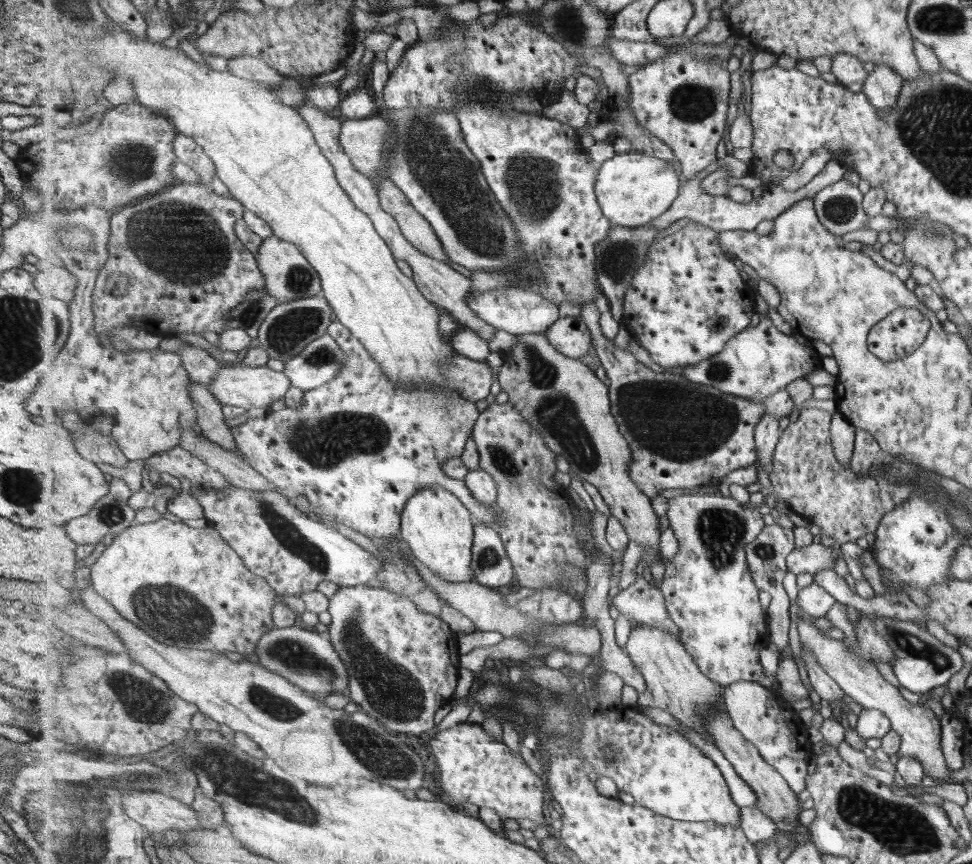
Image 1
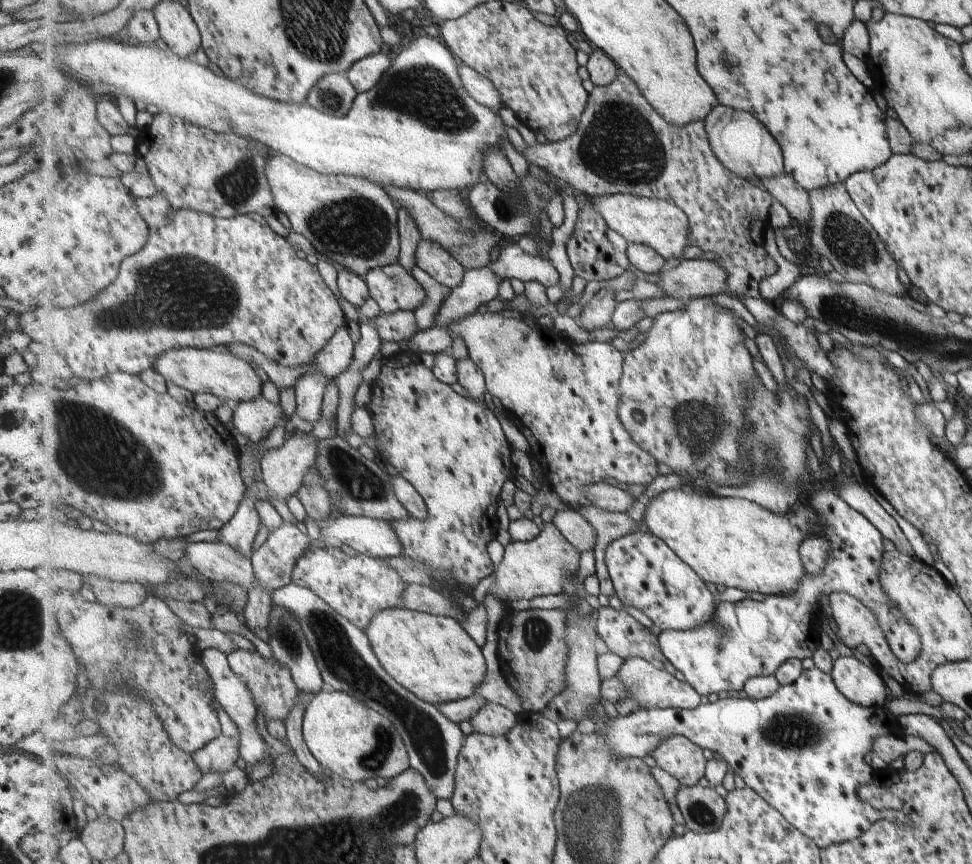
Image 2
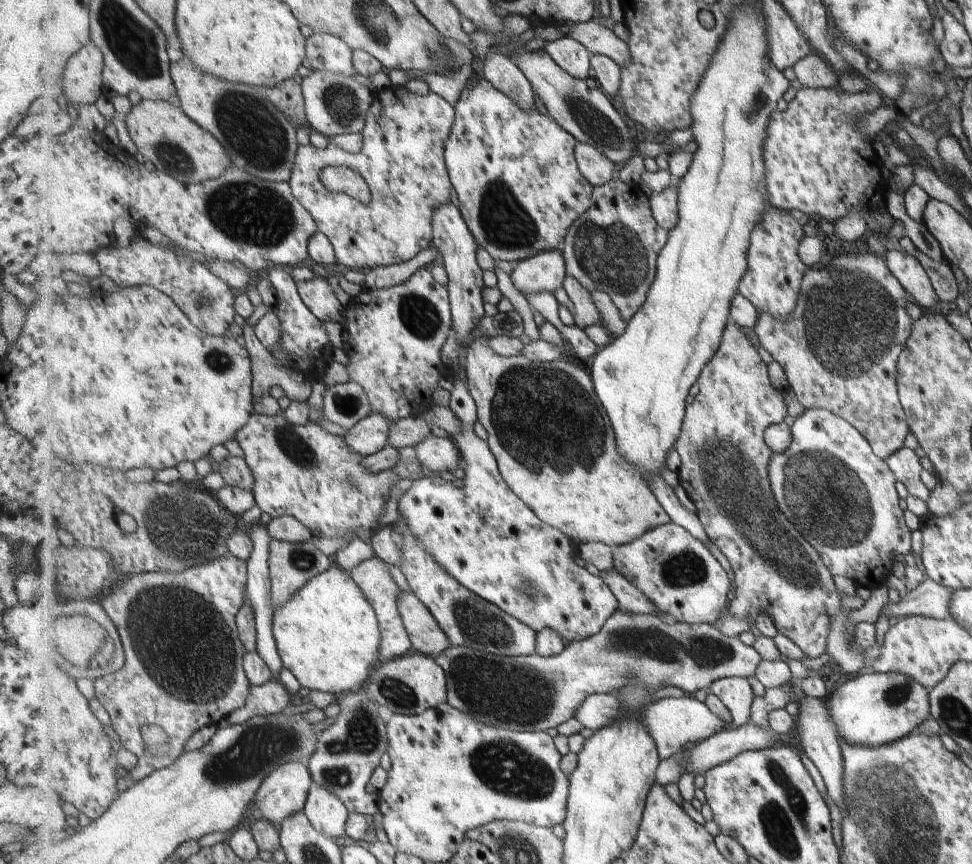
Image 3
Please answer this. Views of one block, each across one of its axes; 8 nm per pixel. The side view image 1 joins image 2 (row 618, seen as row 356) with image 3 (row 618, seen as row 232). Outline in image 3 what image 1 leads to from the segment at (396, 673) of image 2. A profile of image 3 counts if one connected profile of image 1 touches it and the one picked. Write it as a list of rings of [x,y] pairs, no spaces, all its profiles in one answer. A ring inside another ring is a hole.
[[[334,563],[327,572],[310,580],[285,607],[274,612],[274,635],[284,666],[297,678],[301,686],[331,692],[336,697],[363,689],[370,679],[371,668],[377,668],[384,662],[380,653],[382,628],[375,607],[351,574],[344,572]]]

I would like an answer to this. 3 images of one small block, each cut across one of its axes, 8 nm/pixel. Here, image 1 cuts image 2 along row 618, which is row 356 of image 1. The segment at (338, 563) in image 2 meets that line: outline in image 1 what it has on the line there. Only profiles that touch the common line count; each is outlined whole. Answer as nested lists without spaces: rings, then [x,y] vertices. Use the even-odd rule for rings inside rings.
[[[339,320],[334,321],[328,329],[328,334],[333,336],[340,344],[340,347],[346,354],[346,364],[343,365],[341,372],[329,384],[316,388],[315,390],[303,391],[303,402],[299,409],[291,409],[286,407],[279,411],[268,410],[264,417],[255,417],[247,419],[243,424],[232,428],[233,436],[236,440],[236,447],[240,450],[240,456],[243,455],[245,462],[249,463],[255,470],[258,470],[263,476],[266,476],[272,483],[276,484],[276,490],[285,495],[292,502],[297,496],[305,496],[313,508],[313,512],[319,516],[319,519],[329,523],[343,524],[349,528],[359,532],[368,538],[377,537],[397,537],[402,531],[402,512],[406,507],[407,501],[419,491],[431,487],[445,487],[453,494],[456,494],[466,504],[471,511],[474,522],[479,524],[487,524],[493,529],[499,529],[499,515],[502,515],[502,509],[498,508],[497,503],[486,506],[482,500],[473,495],[471,489],[466,485],[465,480],[455,480],[443,470],[446,460],[455,457],[461,457],[466,449],[467,441],[470,439],[473,426],[479,418],[479,410],[477,404],[469,399],[463,398],[457,391],[451,391],[450,388],[444,388],[444,384],[430,384],[430,386],[420,386],[420,384],[400,384],[394,382],[389,376],[383,372],[383,367],[379,361],[371,356],[359,337],[356,337],[349,328],[346,328]]]

